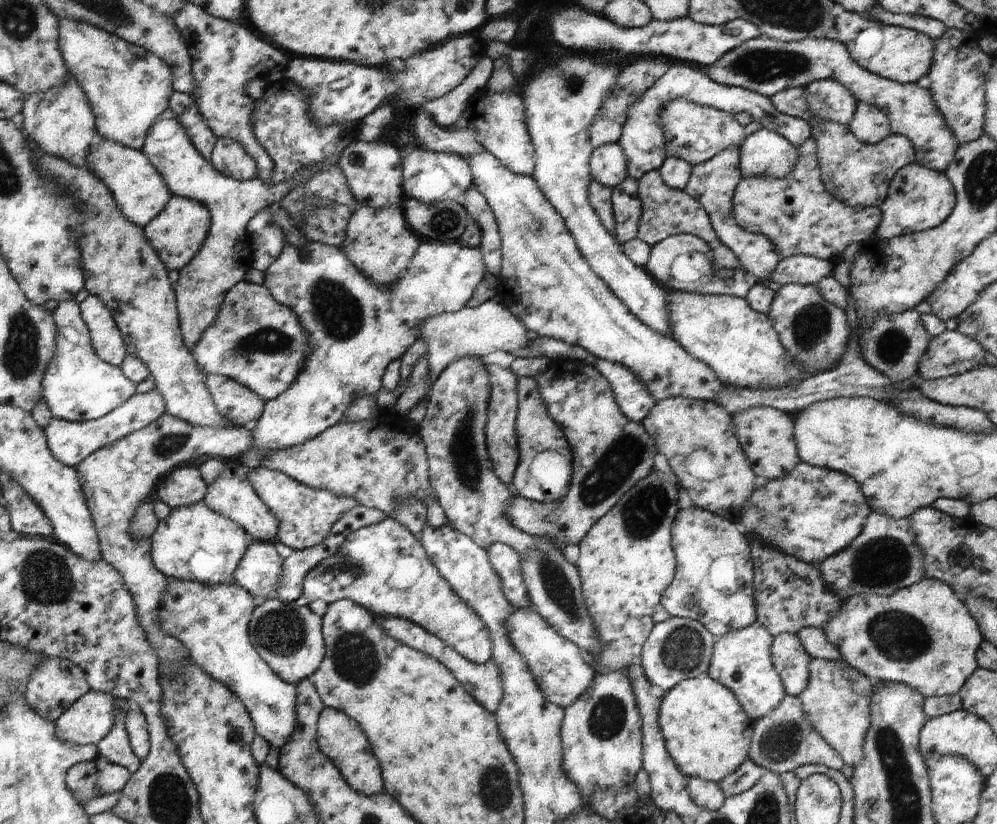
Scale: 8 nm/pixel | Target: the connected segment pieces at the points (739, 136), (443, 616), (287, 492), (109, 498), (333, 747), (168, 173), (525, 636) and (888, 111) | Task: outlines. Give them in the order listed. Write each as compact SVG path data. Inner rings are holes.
M677 98L661 106L659 126L663 132L663 154L675 157L695 166L707 162L725 148L738 148L746 138L742 127L735 122L731 114L694 104L689 100Z
M385 517L379 524L371 524L347 534L341 548L331 554L325 560L321 560L319 564L315 564L311 570L303 576L301 582L301 596L308 602L315 600L323 600L326 604L336 602L337 600L349 600L357 606L361 606L367 610L373 617L381 616L381 618L401 618L407 620L411 624L417 624L419 628L423 628L424 632L439 638L444 644L447 644L459 656L469 660L473 664L485 664L491 657L491 640L487 634L485 624L479 620L479 616L475 616L467 605L463 604L455 592L447 585L433 568L431 562L427 560L421 544L416 540L413 534L397 524L395 520ZM403 558L403 566L397 568L397 562ZM399 570L399 574L405 574L405 582L413 582L409 588L393 588L387 584L387 578Z
M260 465L255 470L248 470L247 479L255 495L277 520L277 542L293 551L301 551L319 544L339 516L356 504L355 500L347 496L333 496L327 490L309 488L281 472Z
M164 413L148 426L123 436L109 446L95 450L74 467L83 499L95 524L101 559L111 568L115 568L115 572L123 580L123 586L129 592L135 608L135 618L157 655L159 674L163 672L170 677L178 677L178 668L183 662L187 662L188 652L176 638L170 637L159 628L161 596L168 590L168 578L161 575L153 566L149 540L131 539L128 534L129 520L139 504L151 494L155 484L159 484L171 470L200 456L221 460L237 459L249 448L251 448L250 426L237 427L232 424L225 428L191 426Z
M324 707L319 712L316 726L316 744L323 754L337 768L343 781L353 788L354 792L370 796L383 790L381 770L377 759L373 756L370 744L367 744L363 732L351 718L330 707Z
M166 109L155 118L147 130L142 154L161 176L171 195L202 203L209 212L208 234L190 262L179 269L179 279L173 285L180 336L190 352L195 348L199 336L213 323L224 296L240 281L250 267L250 246L247 243L246 227L249 220L261 208L269 207L281 200L295 184L307 180L311 170L299 170L289 182L266 184L259 179L236 181L215 171L205 158L201 157L189 141L181 124Z
M511 607L505 624L509 644L515 648L515 652L519 652L521 660L527 664L535 685L540 688L541 695L547 703L563 710L591 688L591 682L596 674L593 673L591 666L586 664L575 644L559 636L535 612L528 608L519 610Z
M766 37L748 39L703 69L712 82L742 87L767 98L784 89L805 87L818 79L835 80L844 88L849 88L858 102L882 109L889 120L890 135L905 136L915 151L915 163L936 172L943 173L958 146L933 105L930 94L927 94L927 89L920 88L916 83L899 84L859 68L849 58L843 44L836 40L805 38L780 42Z

